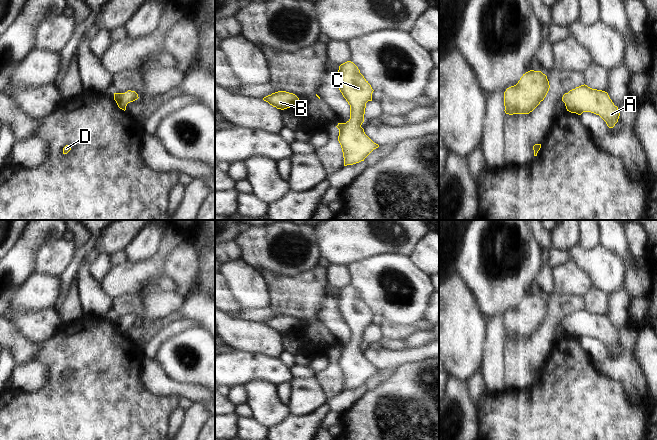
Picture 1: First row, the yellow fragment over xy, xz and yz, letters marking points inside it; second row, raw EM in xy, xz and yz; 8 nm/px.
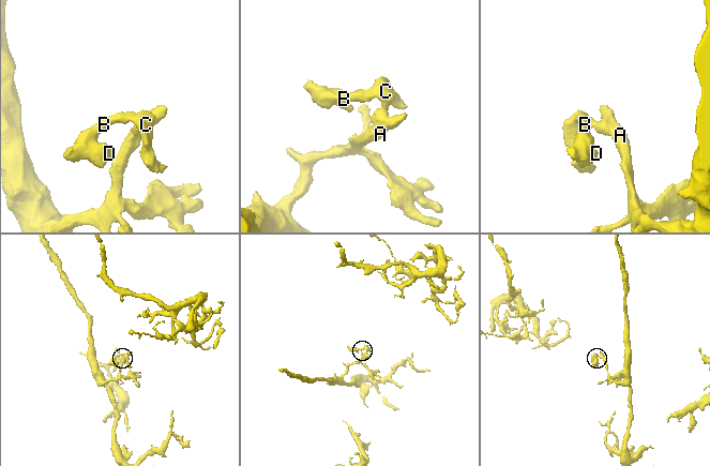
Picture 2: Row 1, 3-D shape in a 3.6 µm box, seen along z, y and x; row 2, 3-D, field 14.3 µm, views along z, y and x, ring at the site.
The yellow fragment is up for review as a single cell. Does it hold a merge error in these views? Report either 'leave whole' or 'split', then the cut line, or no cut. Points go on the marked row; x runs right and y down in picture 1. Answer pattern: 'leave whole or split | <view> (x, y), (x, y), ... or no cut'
leave whole | no cut

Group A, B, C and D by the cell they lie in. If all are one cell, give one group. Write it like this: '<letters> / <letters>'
A B C D

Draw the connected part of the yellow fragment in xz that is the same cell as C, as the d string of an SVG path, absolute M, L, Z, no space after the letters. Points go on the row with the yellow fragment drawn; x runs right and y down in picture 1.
M351 61L339 66L337 85L350 105L350 119L336 126L339 129L338 141L343 152L344 166L347 166L364 161L374 149L379 147L361 127L366 103L372 101L374 90Z

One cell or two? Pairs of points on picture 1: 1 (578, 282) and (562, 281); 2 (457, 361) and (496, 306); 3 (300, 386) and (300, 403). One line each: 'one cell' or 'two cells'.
1: one cell
2: two cells
3: one cell

